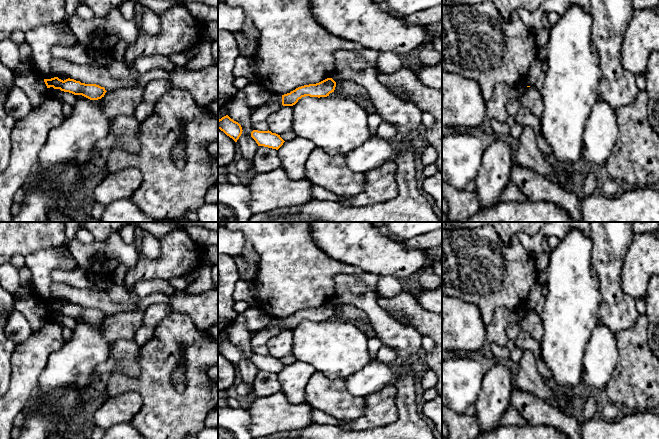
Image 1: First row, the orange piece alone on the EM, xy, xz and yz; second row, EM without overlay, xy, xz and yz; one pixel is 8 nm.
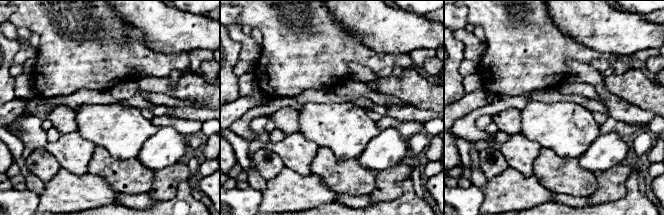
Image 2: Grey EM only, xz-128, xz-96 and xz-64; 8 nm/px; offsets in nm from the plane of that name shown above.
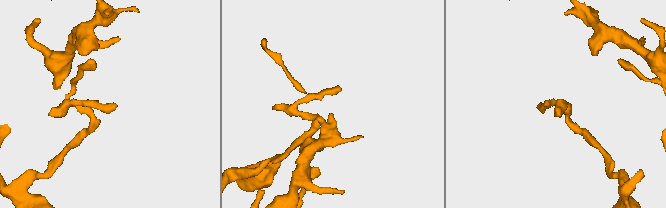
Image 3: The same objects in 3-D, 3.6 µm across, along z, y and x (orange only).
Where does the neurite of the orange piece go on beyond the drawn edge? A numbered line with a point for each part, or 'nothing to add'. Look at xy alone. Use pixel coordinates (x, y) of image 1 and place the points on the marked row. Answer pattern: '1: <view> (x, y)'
nothing to add

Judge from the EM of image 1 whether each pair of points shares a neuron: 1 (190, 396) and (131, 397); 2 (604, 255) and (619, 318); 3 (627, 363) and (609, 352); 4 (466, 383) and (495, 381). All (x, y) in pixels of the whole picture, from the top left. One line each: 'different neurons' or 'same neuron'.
1: different neurons
2: same neuron
3: different neurons
4: different neurons

